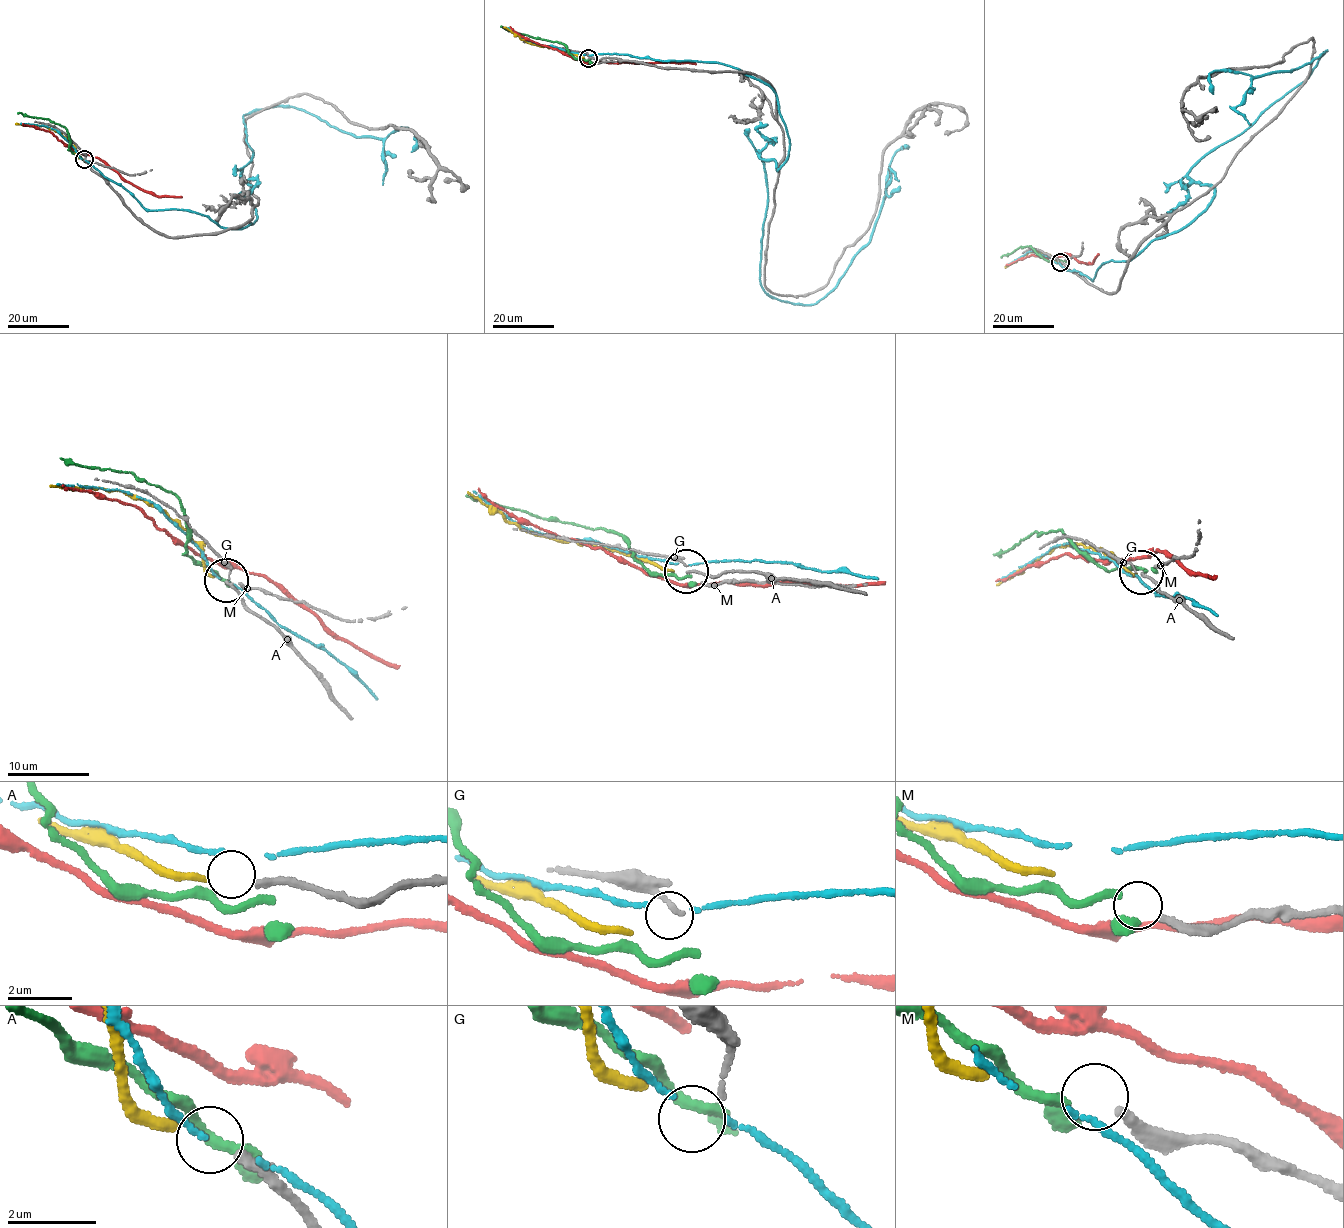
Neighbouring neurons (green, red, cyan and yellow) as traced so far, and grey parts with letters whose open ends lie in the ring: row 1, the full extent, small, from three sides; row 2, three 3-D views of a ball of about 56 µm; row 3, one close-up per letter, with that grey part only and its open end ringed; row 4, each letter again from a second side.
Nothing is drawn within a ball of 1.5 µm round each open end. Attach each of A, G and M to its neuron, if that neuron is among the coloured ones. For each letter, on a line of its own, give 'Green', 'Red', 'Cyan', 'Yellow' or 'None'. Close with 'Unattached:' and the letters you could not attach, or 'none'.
A: Yellow
G: None
M: Green
Unattached: G

